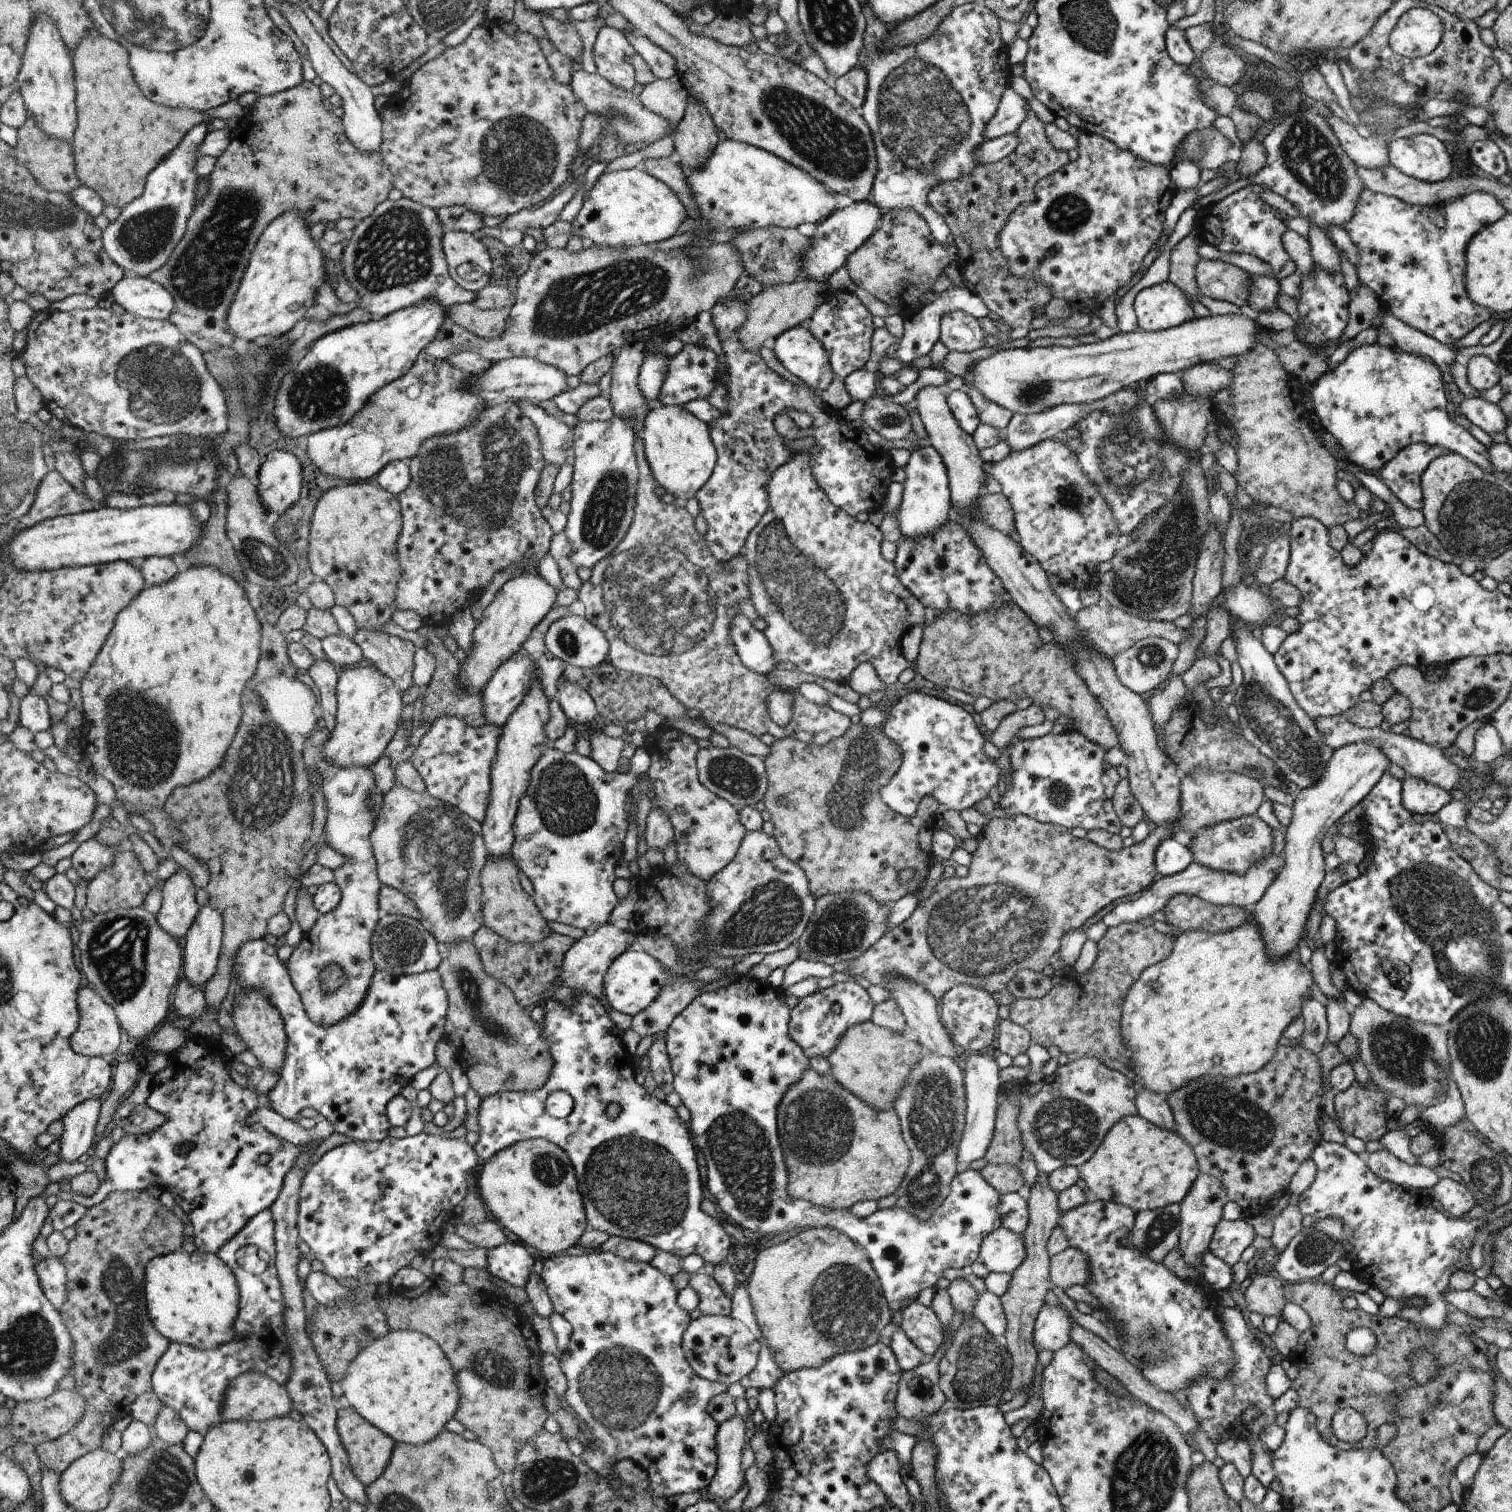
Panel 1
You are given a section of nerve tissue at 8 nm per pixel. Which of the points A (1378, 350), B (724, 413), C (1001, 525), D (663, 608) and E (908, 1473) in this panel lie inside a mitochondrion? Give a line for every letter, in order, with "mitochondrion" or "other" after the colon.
A: other
B: other
C: other
D: mitochondrion
E: other

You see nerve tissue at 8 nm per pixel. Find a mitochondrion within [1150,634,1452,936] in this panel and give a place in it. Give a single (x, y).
(1270, 720)

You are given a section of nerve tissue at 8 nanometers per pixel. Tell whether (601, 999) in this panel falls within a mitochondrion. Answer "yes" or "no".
no

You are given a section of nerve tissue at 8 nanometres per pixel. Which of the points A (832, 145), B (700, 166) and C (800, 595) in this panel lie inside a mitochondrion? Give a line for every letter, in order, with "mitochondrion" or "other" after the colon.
A: mitochondrion
B: other
C: mitochondrion

